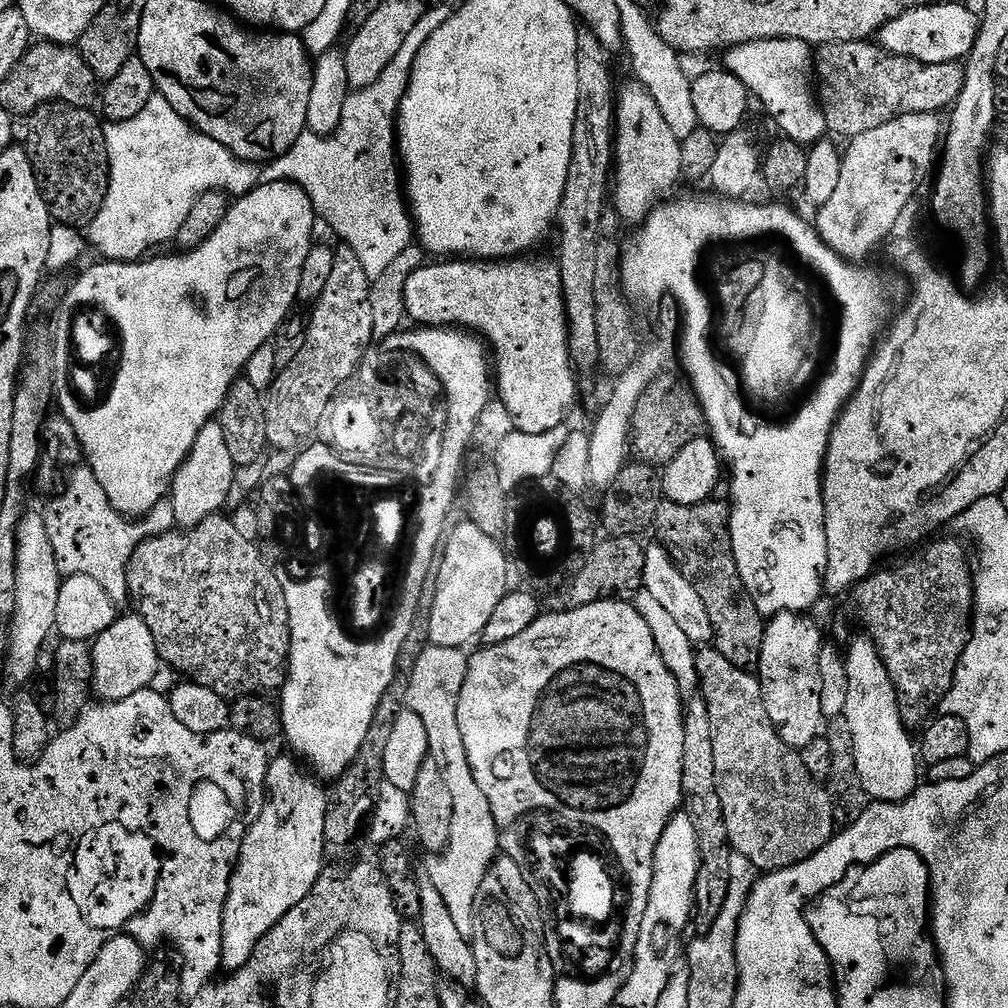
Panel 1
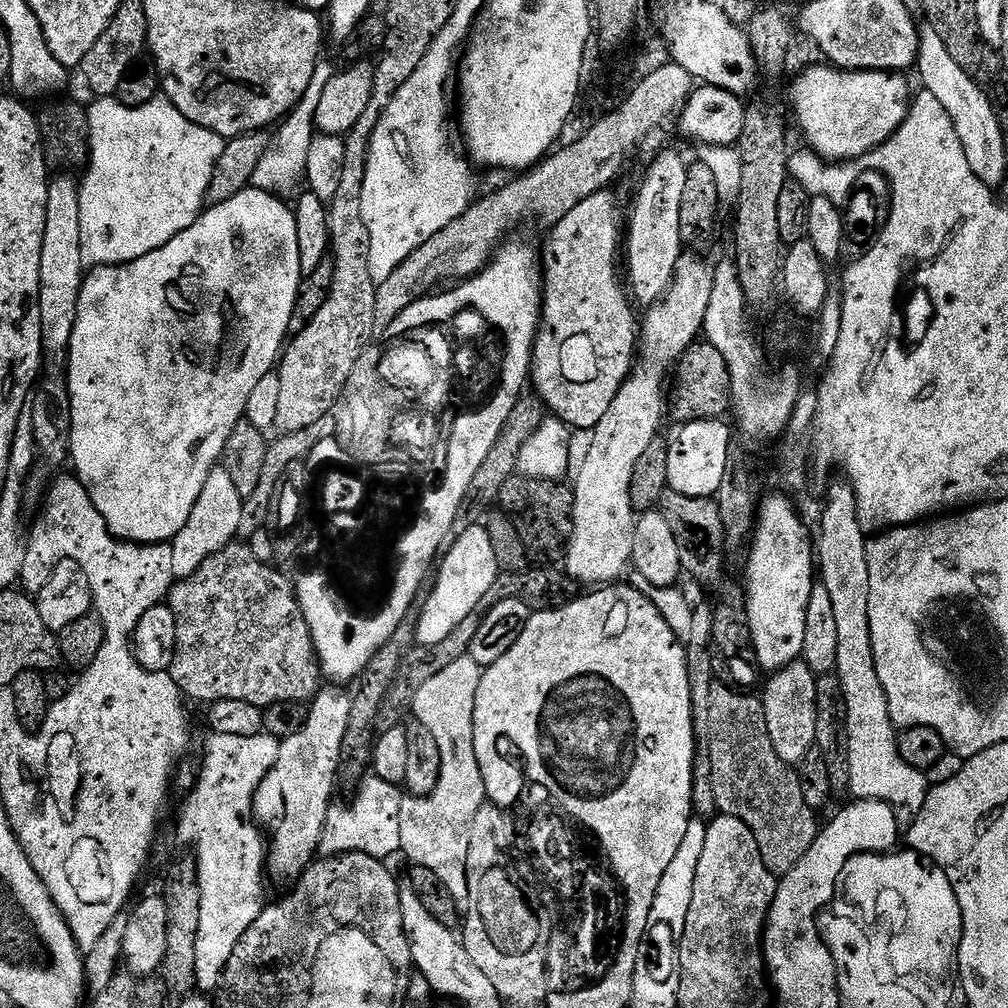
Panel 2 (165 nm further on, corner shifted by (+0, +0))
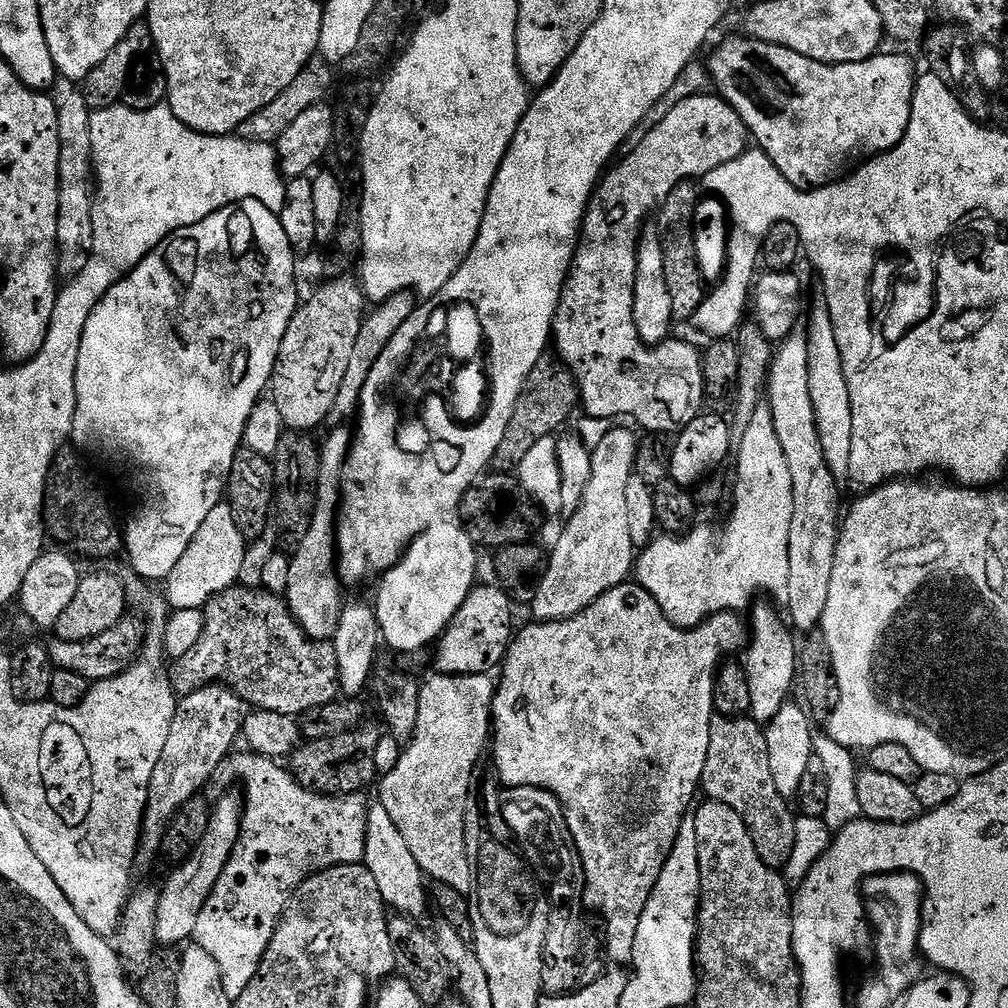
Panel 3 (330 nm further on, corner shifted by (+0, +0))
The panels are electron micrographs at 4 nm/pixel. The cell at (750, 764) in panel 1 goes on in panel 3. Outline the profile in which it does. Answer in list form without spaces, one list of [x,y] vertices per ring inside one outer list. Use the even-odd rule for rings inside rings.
[[[713,715],[701,789],[709,799],[738,812],[746,822],[760,860],[767,868],[783,869],[794,848],[797,817],[785,796],[778,794],[770,769],[764,728],[759,723],[748,716],[726,718]]]

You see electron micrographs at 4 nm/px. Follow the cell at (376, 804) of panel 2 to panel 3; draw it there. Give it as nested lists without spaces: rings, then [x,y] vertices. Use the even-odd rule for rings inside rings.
[[[233,754],[222,765],[222,776],[228,780],[237,776],[244,783],[246,799],[240,819],[240,837],[206,906],[202,906],[202,914],[198,914],[194,937],[195,943],[199,944],[202,950],[206,950],[206,954],[210,954],[210,958],[214,958],[214,962],[218,964],[222,990],[226,998],[233,1002],[242,998],[242,990],[246,990],[254,974],[258,974],[276,923],[280,921],[288,898],[298,885],[309,876],[332,868],[335,864],[358,864],[363,861],[370,807],[369,801],[364,801],[365,797],[360,794],[326,796],[305,791],[283,763],[255,754],[243,755]]]

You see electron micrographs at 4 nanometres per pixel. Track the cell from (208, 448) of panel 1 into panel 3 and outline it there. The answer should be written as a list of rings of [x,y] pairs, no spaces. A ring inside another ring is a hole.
[[[221,502],[214,506],[206,522],[202,522],[202,530],[194,534],[194,542],[190,542],[186,554],[182,554],[182,562],[178,562],[178,566],[174,566],[168,575],[166,601],[169,609],[203,609],[220,592],[233,587],[239,578],[245,549],[246,537],[238,530],[231,504]]]

